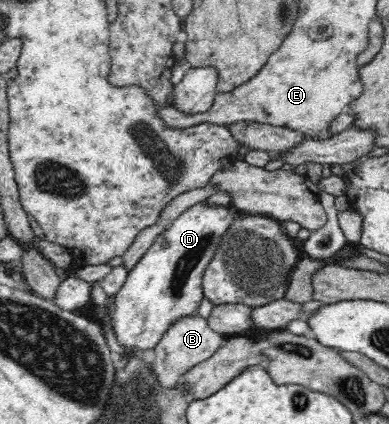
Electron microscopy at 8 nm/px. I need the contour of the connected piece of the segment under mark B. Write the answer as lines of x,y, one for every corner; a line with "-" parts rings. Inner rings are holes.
187,316
177,320
167,332
159,345
150,355
150,362
153,370
153,376
158,385
164,390
173,390
179,386
181,376
188,372
193,366
208,360
217,350
220,350
226,344
227,336
215,332
203,317

